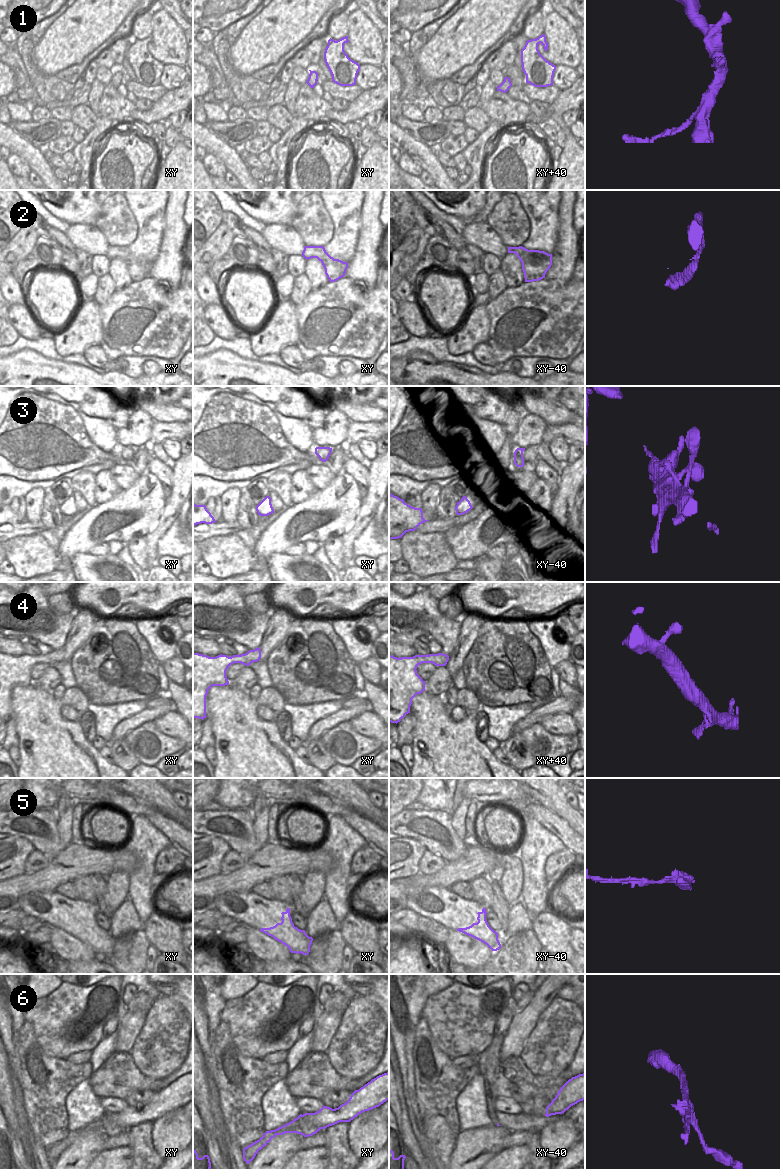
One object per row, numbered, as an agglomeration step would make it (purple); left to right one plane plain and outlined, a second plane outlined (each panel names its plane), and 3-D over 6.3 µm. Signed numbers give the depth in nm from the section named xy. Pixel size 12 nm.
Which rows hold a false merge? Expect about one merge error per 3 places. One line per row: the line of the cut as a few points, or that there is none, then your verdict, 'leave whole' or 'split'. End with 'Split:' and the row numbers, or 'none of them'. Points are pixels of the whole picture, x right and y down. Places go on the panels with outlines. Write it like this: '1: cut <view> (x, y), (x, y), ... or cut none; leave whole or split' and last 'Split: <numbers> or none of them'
1: cut none; leave whole
2: cut none; leave whole
3: cut none; leave whole
4: cut none; leave whole
5: cut xy (267, 933), (272, 936); split
6: cut xy (312, 1133), (309, 1135); split
Split: 5, 6

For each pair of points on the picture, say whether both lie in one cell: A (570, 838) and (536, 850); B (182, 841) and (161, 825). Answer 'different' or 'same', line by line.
A: different
B: same

